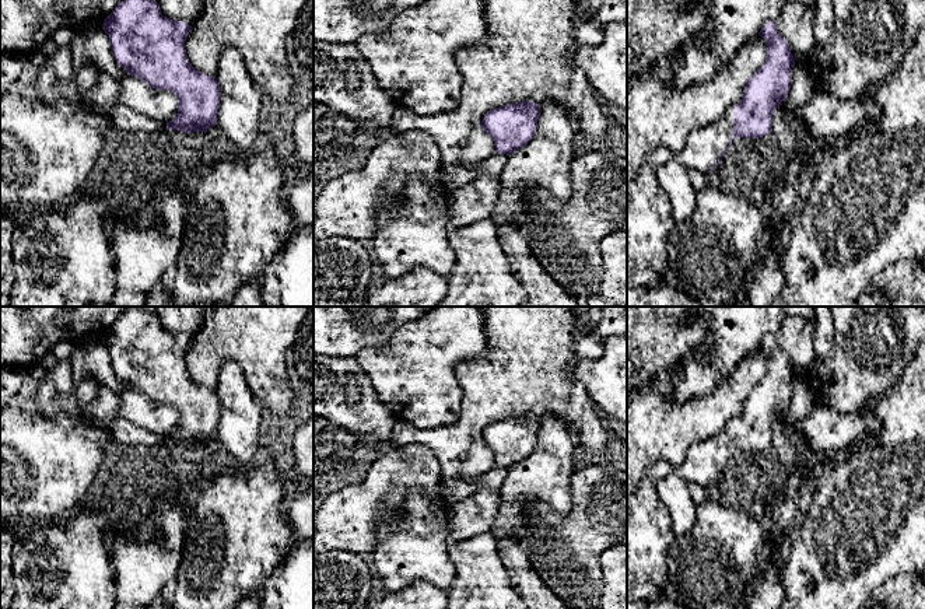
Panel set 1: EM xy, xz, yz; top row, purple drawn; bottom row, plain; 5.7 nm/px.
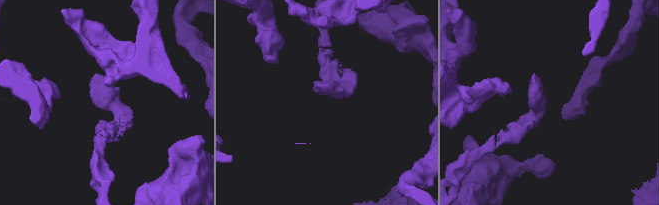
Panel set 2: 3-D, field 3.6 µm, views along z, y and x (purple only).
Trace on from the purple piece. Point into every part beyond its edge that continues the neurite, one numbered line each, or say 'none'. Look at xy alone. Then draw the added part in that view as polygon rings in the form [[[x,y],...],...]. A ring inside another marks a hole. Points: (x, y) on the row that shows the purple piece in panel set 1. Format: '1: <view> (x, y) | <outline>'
none

